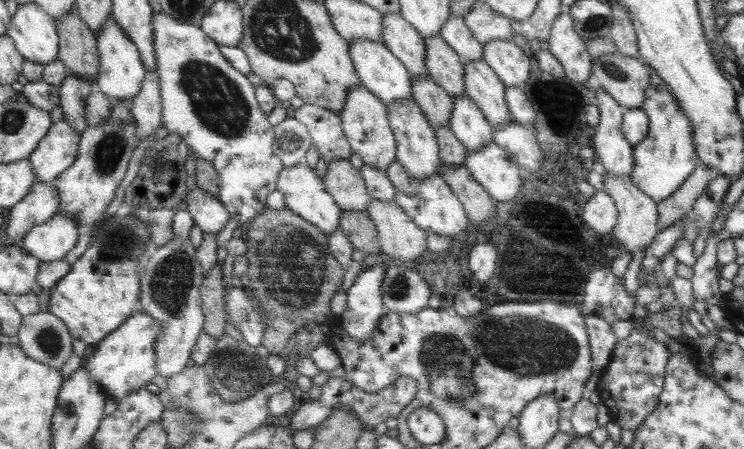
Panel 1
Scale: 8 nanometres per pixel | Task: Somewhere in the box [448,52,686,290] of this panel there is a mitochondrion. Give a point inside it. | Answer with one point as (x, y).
(612, 71)

